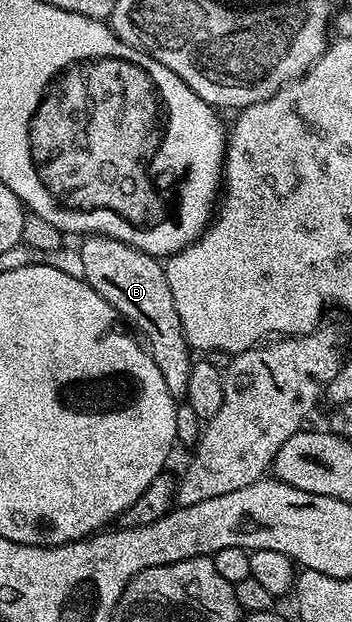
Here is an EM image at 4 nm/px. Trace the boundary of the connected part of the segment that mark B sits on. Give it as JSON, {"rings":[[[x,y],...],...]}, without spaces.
{"rings":[[[89,235],[78,248],[85,269],[84,282],[89,283],[115,309],[121,320],[129,319],[137,327],[135,330],[142,336],[152,360],[162,372],[166,389],[170,389],[172,395],[183,397],[190,382],[194,355],[182,333],[178,309],[174,309],[170,285],[166,285],[163,262],[155,255],[147,255],[105,235]]]}

